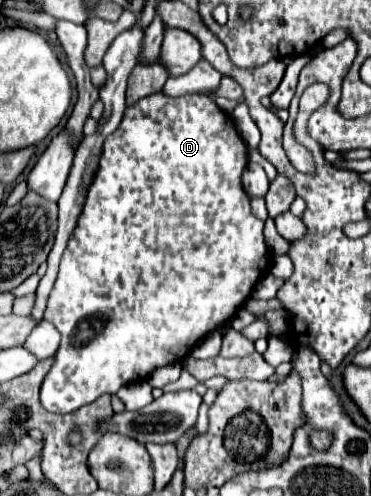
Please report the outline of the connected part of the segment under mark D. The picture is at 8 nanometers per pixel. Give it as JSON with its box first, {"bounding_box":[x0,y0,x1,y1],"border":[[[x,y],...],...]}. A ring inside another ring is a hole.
{"bounding_box":[41,93,271,413],"border":[[[153,93],[137,103],[125,107],[121,125],[115,133],[111,133],[101,151],[99,167],[93,177],[93,183],[87,193],[87,201],[83,207],[83,213],[77,221],[77,227],[73,229],[69,243],[65,247],[65,253],[61,257],[59,275],[53,285],[53,291],[47,301],[47,309],[43,319],[53,323],[57,331],[61,333],[61,345],[53,357],[53,367],[43,379],[41,385],[41,403],[47,411],[53,413],[71,413],[87,403],[93,403],[97,397],[105,393],[117,393],[125,383],[131,383],[133,379],[147,379],[151,371],[157,367],[179,363],[191,353],[191,347],[197,343],[197,339],[205,337],[211,329],[225,323],[229,317],[237,313],[237,309],[251,297],[251,291],[257,283],[257,279],[267,271],[271,253],[263,239],[263,221],[257,219],[251,213],[249,197],[243,191],[241,185],[241,173],[247,165],[247,145],[239,137],[235,123],[229,113],[221,111],[211,97],[205,95],[181,95],[181,97],[169,97],[165,93]]]}

